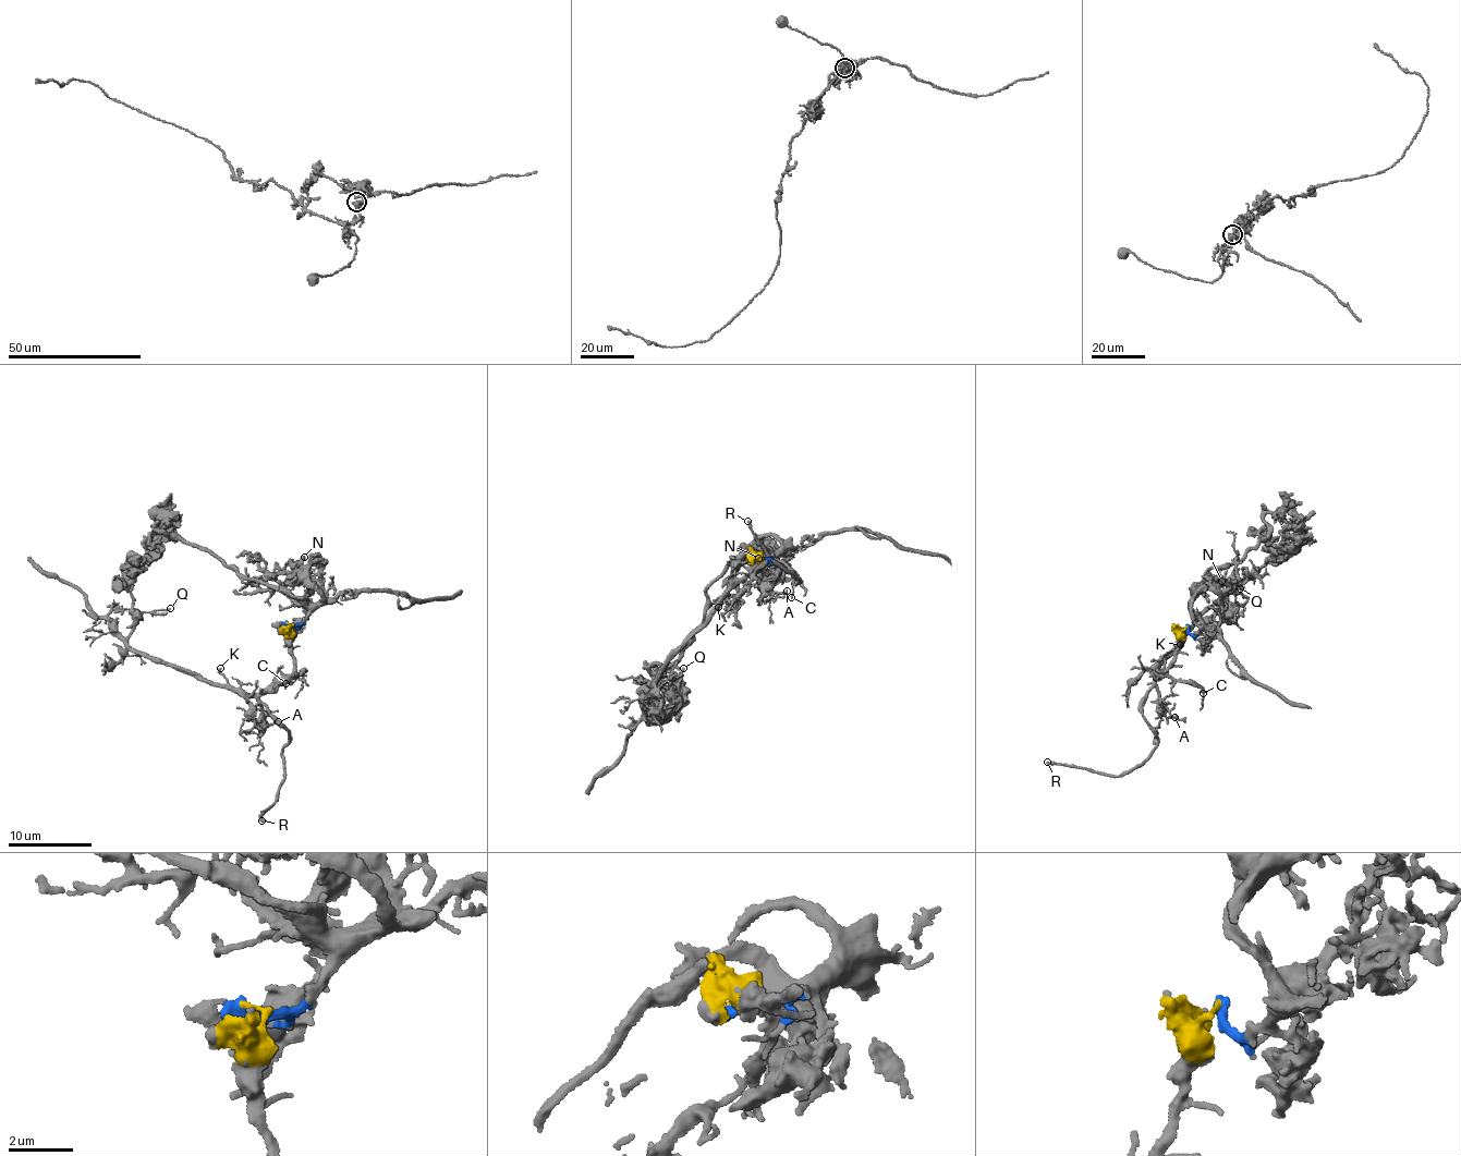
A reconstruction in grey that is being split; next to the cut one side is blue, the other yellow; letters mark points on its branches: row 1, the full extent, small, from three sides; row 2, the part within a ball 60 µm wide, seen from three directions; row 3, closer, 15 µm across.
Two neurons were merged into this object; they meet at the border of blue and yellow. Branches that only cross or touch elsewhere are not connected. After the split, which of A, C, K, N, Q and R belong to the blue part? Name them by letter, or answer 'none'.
N

